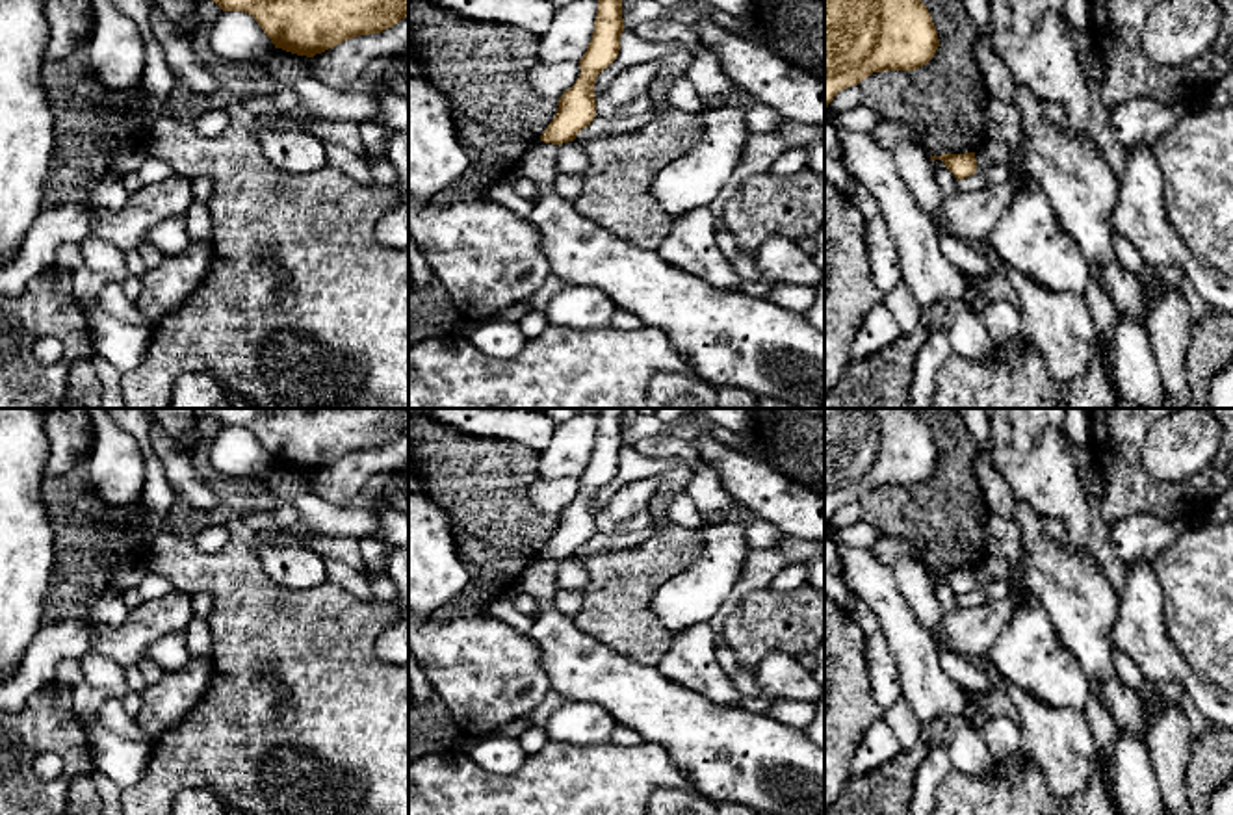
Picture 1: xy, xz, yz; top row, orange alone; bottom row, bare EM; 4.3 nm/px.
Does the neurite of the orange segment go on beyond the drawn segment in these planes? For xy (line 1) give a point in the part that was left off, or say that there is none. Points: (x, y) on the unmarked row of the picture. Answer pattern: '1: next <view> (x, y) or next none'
1: next none

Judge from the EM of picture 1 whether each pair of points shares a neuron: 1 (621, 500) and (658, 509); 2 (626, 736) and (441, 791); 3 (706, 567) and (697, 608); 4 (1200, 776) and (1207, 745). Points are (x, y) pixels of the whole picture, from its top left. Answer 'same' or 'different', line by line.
1: different
2: different
3: same
4: same

